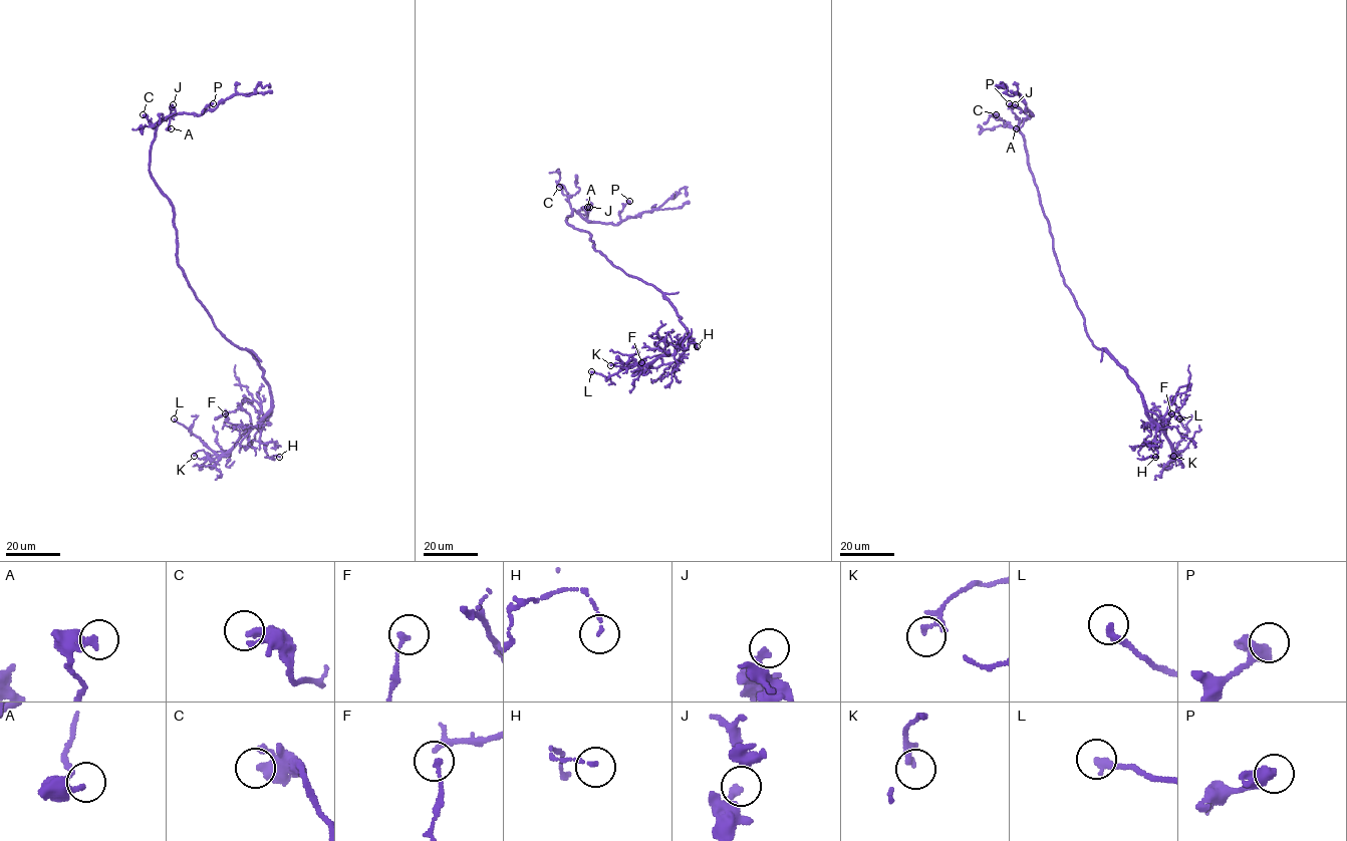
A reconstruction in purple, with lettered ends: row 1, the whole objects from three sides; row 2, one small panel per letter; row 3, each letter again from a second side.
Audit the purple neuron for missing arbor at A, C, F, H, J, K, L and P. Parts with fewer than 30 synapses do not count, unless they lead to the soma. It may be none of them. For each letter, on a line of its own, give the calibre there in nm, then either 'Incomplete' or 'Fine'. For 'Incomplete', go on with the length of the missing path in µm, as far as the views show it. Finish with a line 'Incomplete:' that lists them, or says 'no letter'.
A: Thickness 260 nm. Fine
C: Thickness 400 nm. Fine
F: Thickness 190 nm. Fine
H: Thickness 120 nm. Fine
J: Thickness 160 nm. Fine
K: Thickness 140 nm. Fine
L: Thickness 280 nm. Fine
P: Thickness 550 nm. Fine
Incomplete: no letter

